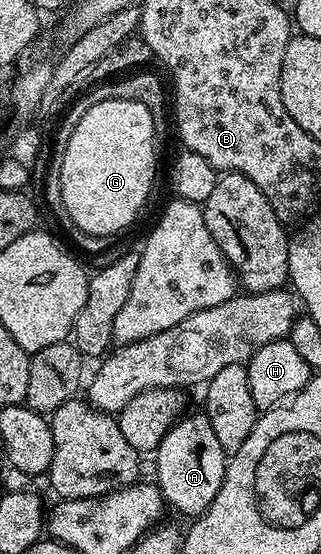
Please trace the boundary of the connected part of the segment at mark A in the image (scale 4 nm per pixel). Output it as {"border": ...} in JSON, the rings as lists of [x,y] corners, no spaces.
{"border":[[[197,410],[193,416],[188,414],[177,420],[156,447],[154,459],[154,480],[169,509],[177,508],[187,518],[195,518],[208,509],[210,502],[214,502],[214,494],[218,494],[224,481],[226,453],[214,435],[214,426],[210,426],[203,411]]]}

